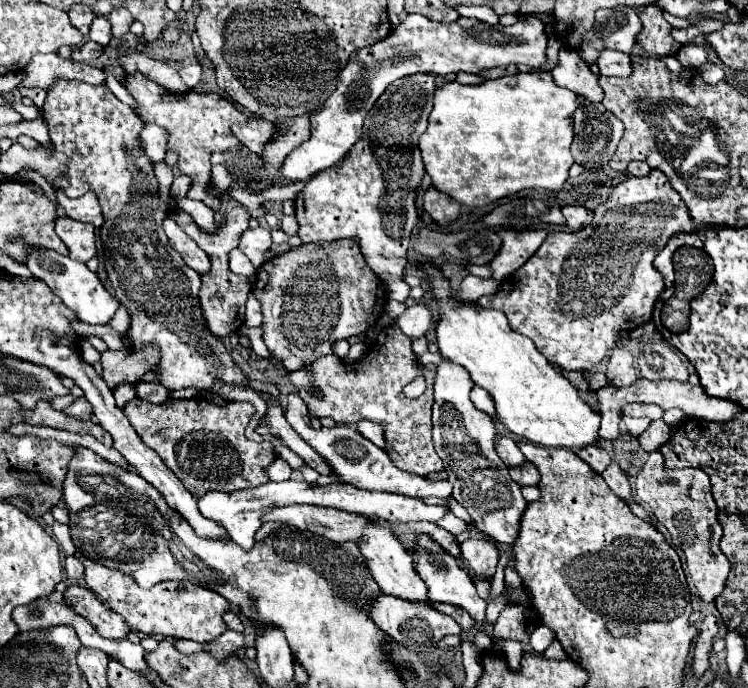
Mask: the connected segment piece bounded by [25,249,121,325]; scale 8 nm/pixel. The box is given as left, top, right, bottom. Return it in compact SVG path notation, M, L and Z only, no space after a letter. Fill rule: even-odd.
M37 249L27 257L25 265L31 269L31 273L37 279L45 281L57 297L61 297L61 301L75 313L75 317L79 321L85 321L89 325L107 325L113 319L113 315L117 313L117 309L121 307L119 299L105 289L105 285L97 277L97 273L89 271L85 263L71 261L69 257L63 257L49 249L45 249L45 251Z

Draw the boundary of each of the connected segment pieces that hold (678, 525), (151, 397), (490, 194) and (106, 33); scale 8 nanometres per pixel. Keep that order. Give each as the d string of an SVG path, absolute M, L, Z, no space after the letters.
M653 451L635 477L635 497L647 507L657 529L677 551L688 585L699 591L703 601L715 601L725 587L729 561L719 549L723 529L717 519L717 503L711 495L707 473L701 469L667 469L663 455Z
M141 381L139 385L135 385L135 391L137 391L137 399L149 401L149 403L163 403L169 397L169 389L159 385L159 381L151 381L151 383Z
M529 71L529 73L517 73L517 75L509 75L509 77L501 77L495 81L483 81L479 85L461 85L457 81L453 83L445 83L443 87L439 87L435 91L435 107L429 115L429 127L427 131L421 135L419 139L419 149L423 155L423 163L425 163L425 171L429 173L433 185L451 195L455 201L459 201L461 205L471 205L471 207L483 207L487 203L493 203L501 197L507 197L511 193L523 191L523 189L549 189L549 191L559 191L563 187L563 183L569 177L569 167L573 163L573 155L571 155L571 143L573 143L573 113L577 111L577 107L581 105L581 99L577 93L557 87L551 73L549 71Z
M97 17L93 23L91 23L91 31L89 31L89 39L107 47L109 41L111 41L111 25L105 17Z

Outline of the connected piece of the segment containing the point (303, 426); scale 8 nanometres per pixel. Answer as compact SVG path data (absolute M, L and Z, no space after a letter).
M291 393L287 395L287 411L285 417L289 421L289 425L319 453L327 459L327 463L331 463L331 467L335 469L337 481L341 483L351 483L359 489L369 489L369 491L387 491L387 493L399 493L399 495L407 495L407 497L441 497L447 499L453 491L453 485L445 479L445 481L429 481L423 475L411 473L411 471L403 471L399 467L393 465L393 461L387 457L387 453L373 445L371 441L367 441L361 433L357 433L355 427L347 427L347 425L335 425L335 427L321 427L321 429L313 429L309 425L309 413L307 407L303 405L303 401Z

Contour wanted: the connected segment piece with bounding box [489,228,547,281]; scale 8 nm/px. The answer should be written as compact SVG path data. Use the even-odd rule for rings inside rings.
M501 228L497 231L501 237L501 249L495 255L495 259L489 263L491 277L495 281L501 281L503 277L517 271L521 265L525 265L535 251L541 247L541 243L547 237L545 229L507 229Z

